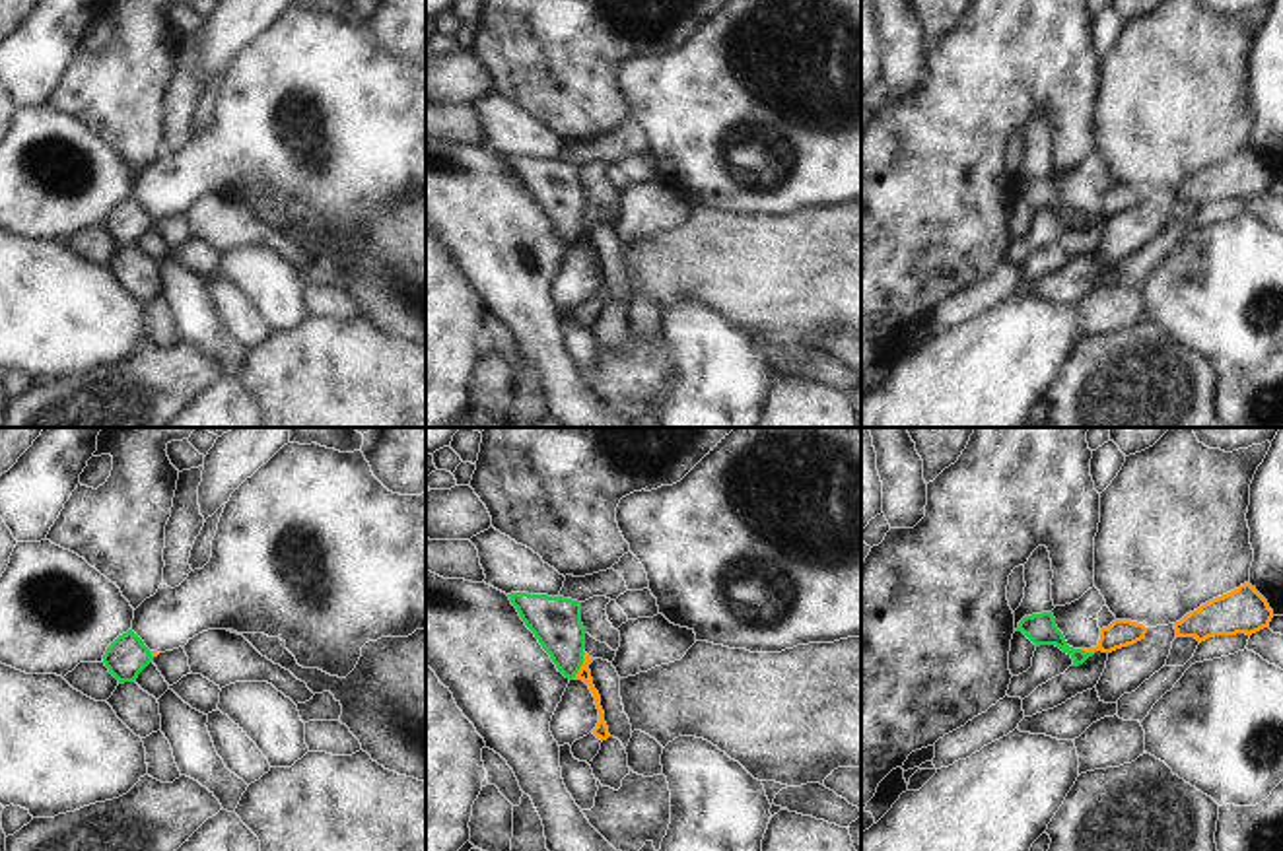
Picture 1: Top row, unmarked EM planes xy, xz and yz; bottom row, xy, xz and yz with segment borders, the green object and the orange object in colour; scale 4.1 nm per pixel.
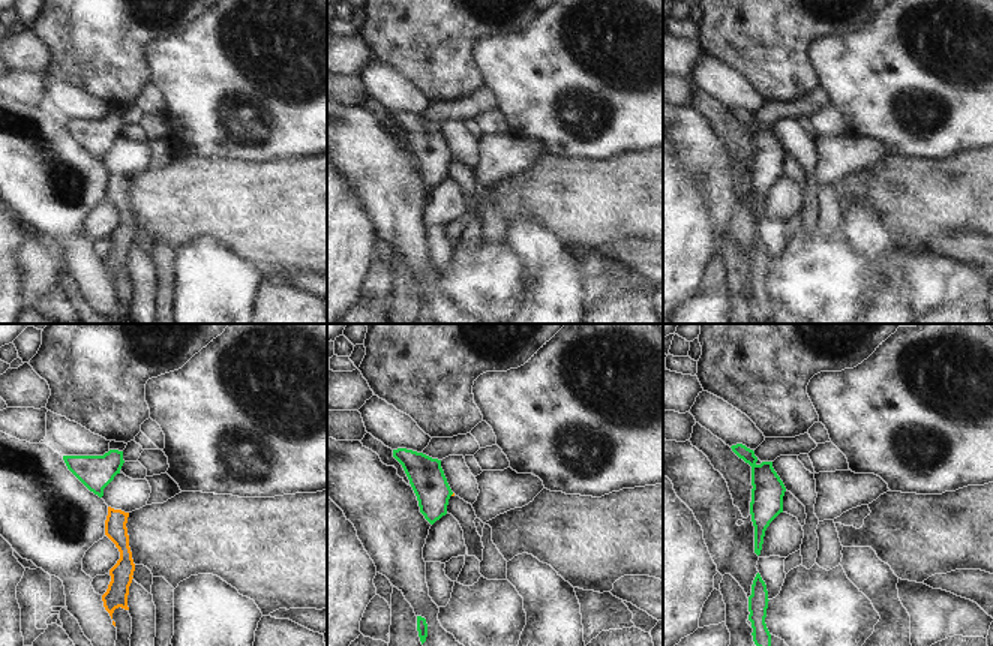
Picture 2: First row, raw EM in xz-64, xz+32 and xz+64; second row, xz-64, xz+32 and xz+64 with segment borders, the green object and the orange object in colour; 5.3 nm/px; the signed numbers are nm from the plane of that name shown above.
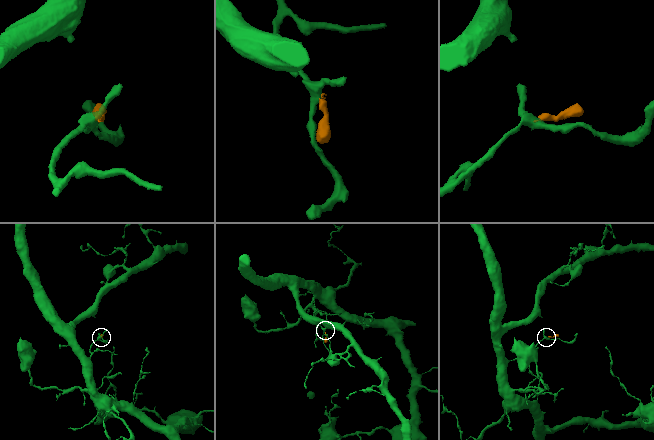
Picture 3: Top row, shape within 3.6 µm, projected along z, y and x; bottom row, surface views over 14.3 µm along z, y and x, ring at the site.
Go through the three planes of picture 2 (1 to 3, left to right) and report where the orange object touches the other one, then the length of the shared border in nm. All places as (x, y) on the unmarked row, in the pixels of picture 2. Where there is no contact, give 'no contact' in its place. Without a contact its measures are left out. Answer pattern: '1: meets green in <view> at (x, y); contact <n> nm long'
1: no contact
2: no contact
3: no contact

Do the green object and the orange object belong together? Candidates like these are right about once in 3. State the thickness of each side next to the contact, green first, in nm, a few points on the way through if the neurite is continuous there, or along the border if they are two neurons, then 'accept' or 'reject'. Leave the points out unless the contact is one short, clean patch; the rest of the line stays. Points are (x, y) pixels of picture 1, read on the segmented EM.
200/50 nm | along xz (584, 647), (584, 663), (574, 677) | reject

